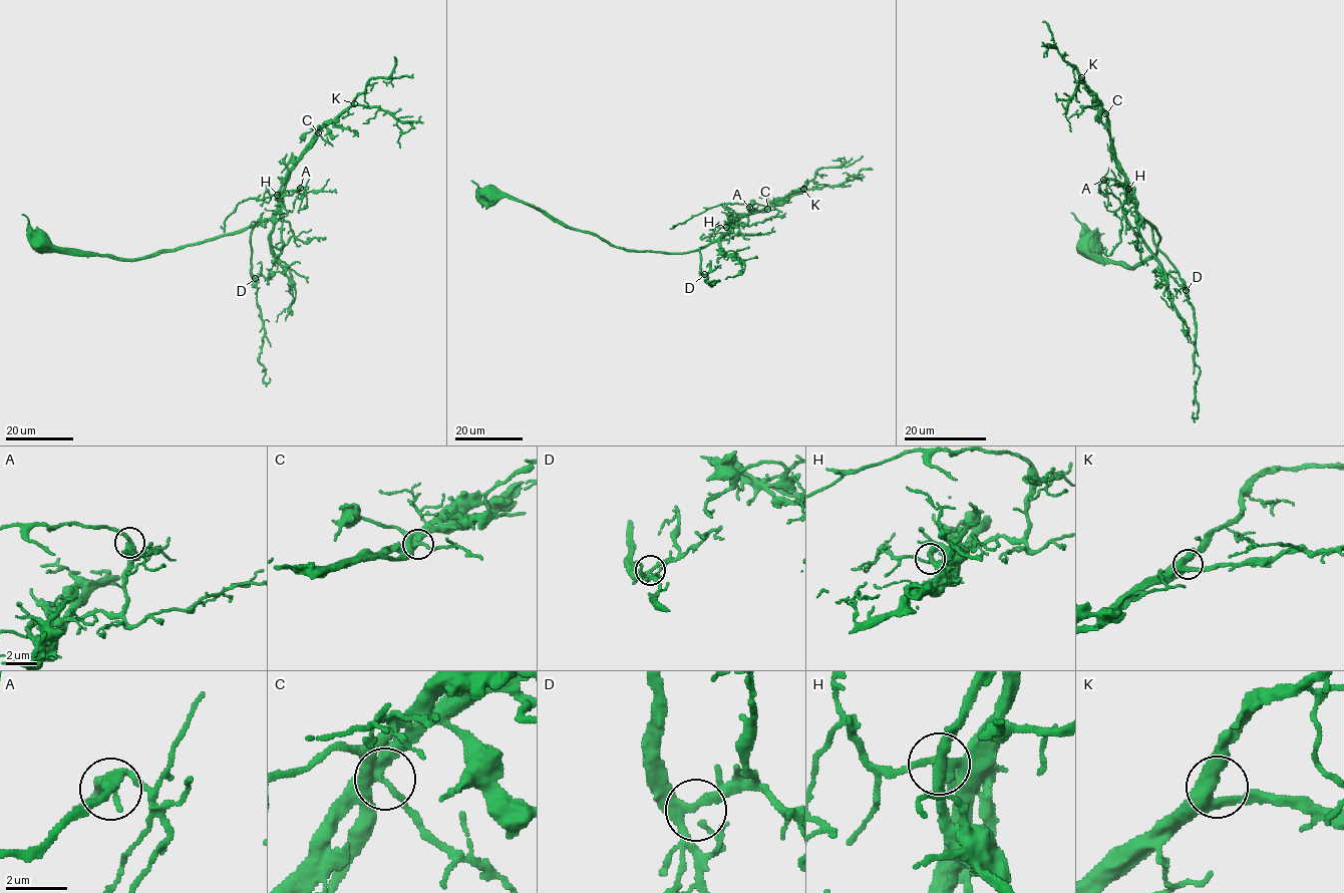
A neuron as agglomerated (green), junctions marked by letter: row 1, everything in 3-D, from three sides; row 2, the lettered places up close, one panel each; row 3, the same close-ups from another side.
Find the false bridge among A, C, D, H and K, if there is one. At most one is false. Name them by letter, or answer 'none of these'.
none of these

